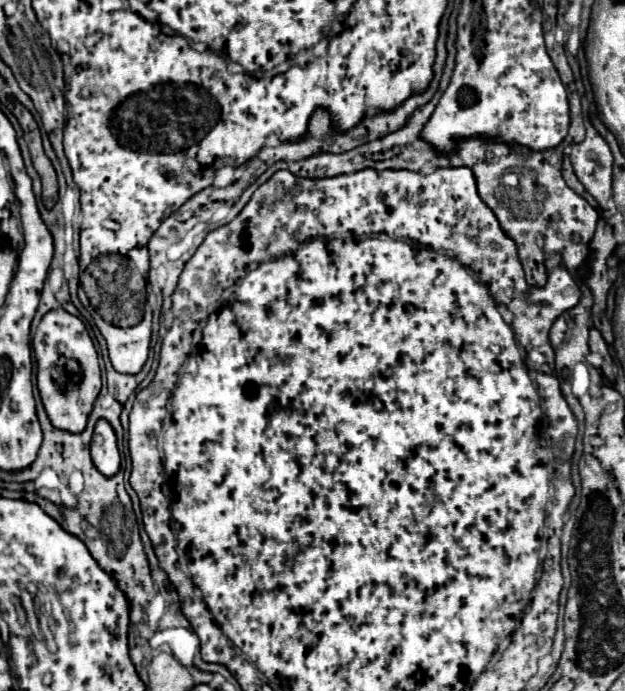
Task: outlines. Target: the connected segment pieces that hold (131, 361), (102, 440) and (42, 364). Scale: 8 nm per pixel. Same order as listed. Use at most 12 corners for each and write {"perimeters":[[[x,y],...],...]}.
{"perimeters":[[[152,310],[126,326],[90,314],[120,374],[138,374],[148,359]],[[100,420],[90,444],[92,462],[106,478],[120,470],[116,436]],[[50,310],[32,348],[52,426],[84,432],[100,394],[86,326]]]}

